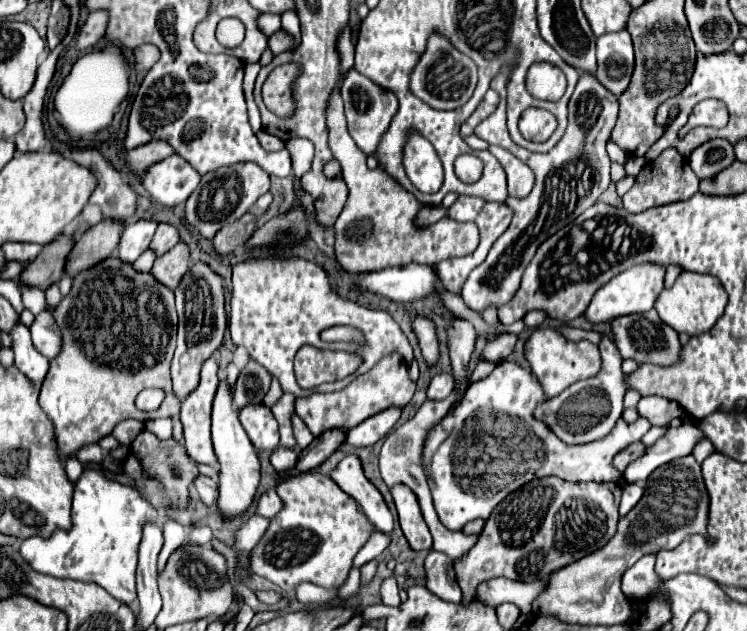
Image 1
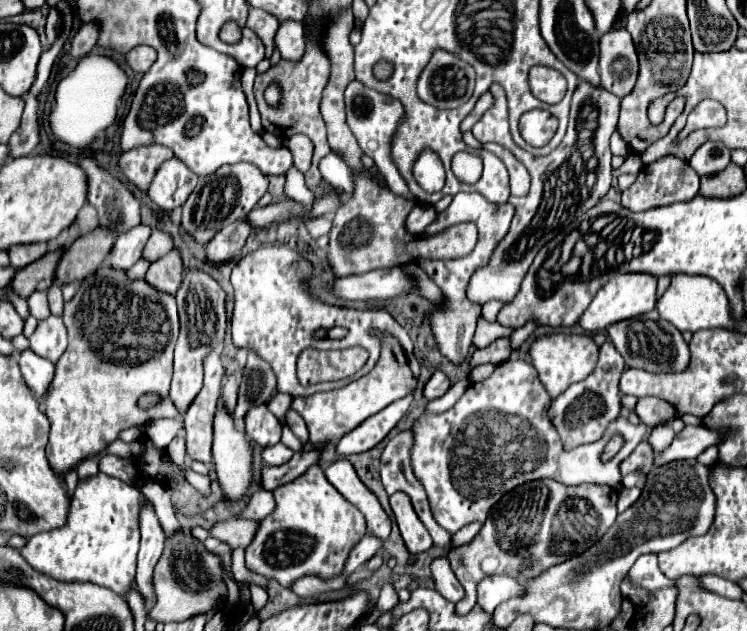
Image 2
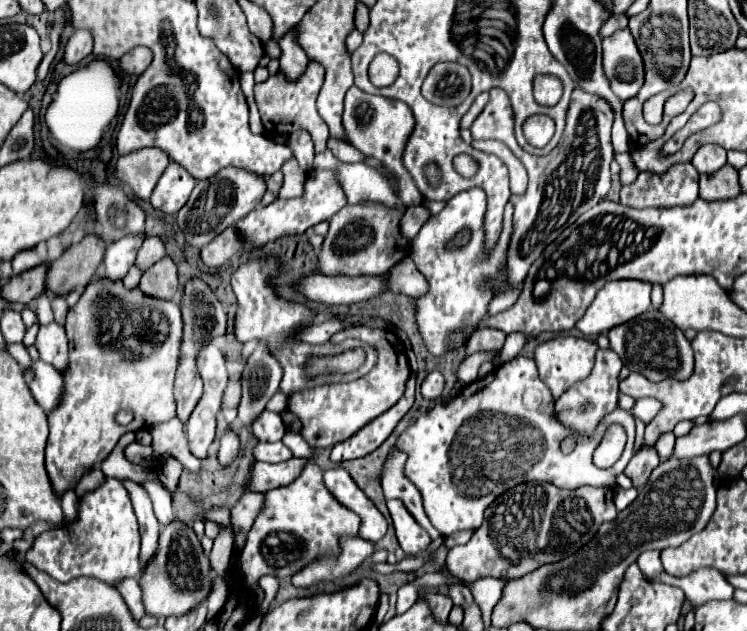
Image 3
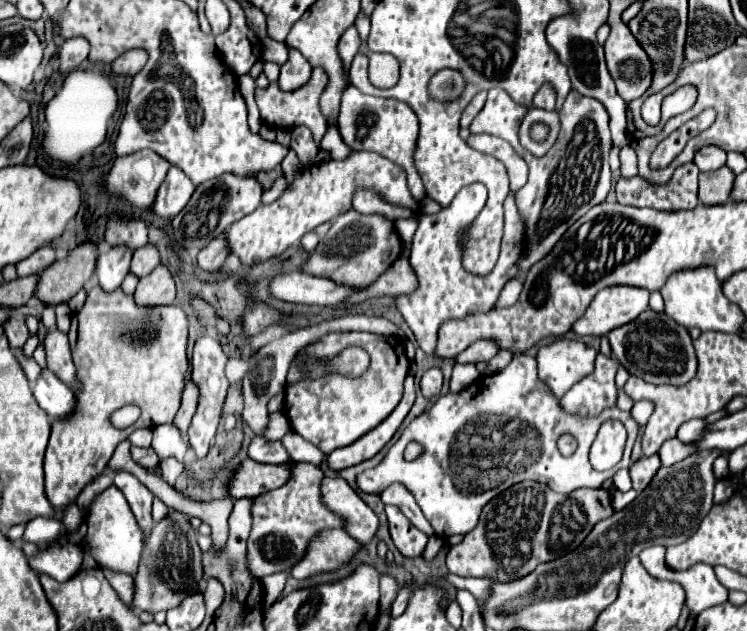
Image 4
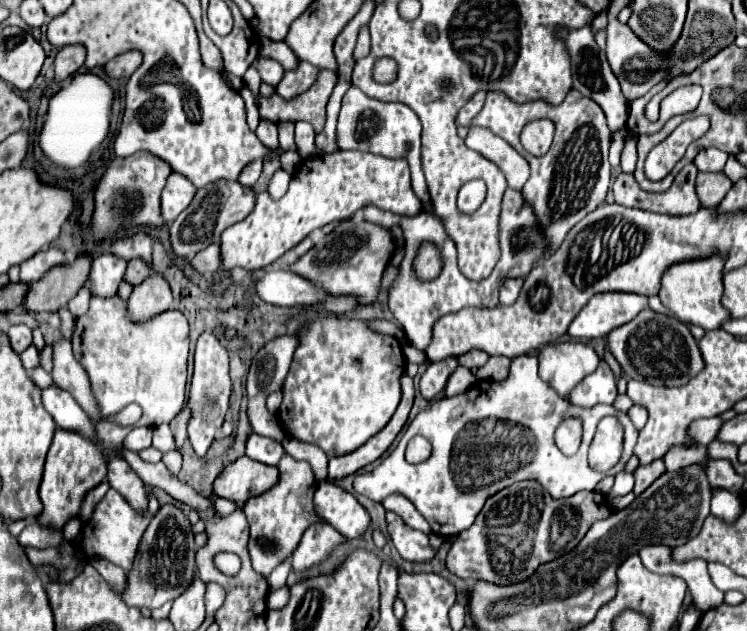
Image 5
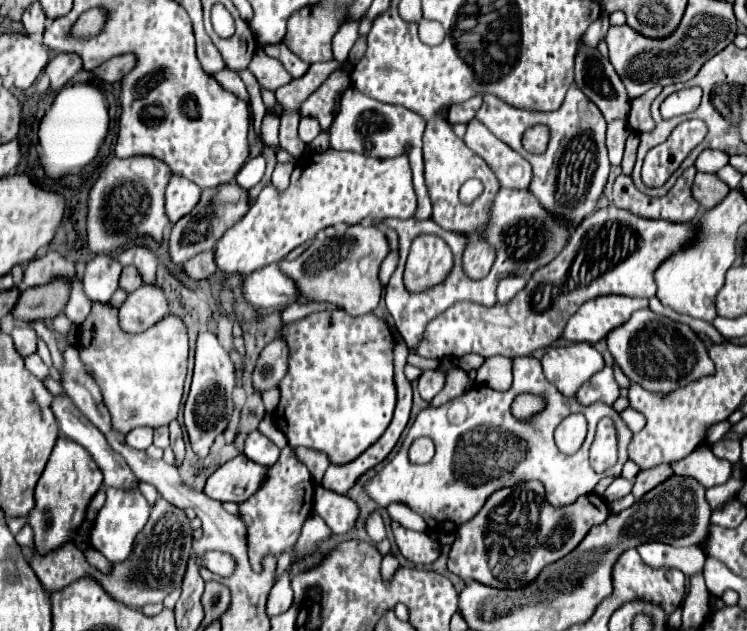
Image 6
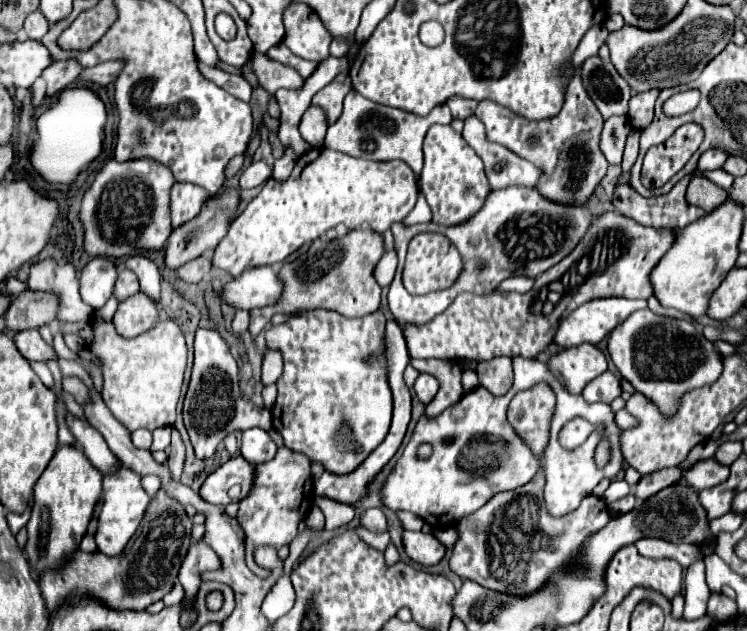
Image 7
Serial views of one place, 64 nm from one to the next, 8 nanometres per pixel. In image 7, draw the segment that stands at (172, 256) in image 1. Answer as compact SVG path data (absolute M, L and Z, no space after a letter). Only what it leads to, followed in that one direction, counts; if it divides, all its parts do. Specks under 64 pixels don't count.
M138 292L136 296L130 296L128 300L120 302L112 322L122 336L132 338L150 330L158 322L158 318L160 306L152 304L152 300L144 296L144 292Z

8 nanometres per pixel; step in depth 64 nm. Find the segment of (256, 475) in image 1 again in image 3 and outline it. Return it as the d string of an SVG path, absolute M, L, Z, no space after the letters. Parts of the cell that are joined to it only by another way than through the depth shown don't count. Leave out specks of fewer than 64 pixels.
M226 428L222 432L222 436L218 438L218 462L222 468L230 468L232 462L238 458L240 454L240 438L236 432L232 432L230 428Z

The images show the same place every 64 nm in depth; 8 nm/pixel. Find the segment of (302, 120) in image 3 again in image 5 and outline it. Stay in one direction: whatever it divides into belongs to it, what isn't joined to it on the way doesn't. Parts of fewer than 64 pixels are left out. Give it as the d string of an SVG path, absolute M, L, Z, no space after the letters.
M320 70L320 76L316 78L316 84L300 96L294 96L290 100L284 100L274 92L272 96L258 94L258 106L260 106L260 118L270 120L274 124L278 122L298 122L304 120L312 124L314 132L320 134L324 130L326 122L326 102L332 94L332 88L338 82L338 74L330 70Z

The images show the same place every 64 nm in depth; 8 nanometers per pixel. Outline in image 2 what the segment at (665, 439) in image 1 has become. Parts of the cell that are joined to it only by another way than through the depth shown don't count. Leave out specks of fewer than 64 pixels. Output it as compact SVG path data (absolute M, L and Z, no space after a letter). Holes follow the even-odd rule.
M684 426L682 432L674 436L674 442L658 452L656 466L668 464L672 460L686 460L686 458L696 458L704 448L718 444L722 434L716 430L708 430L704 426ZM630 472L626 474L621 480L622 486L632 488L632 486L642 486L646 482L646 474L644 472Z

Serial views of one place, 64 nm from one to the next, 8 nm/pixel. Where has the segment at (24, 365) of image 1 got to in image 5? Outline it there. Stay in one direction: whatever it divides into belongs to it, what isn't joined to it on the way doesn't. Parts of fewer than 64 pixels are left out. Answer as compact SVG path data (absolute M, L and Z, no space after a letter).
M52 384L48 388L42 388L40 396L46 412L54 418L56 426L66 430L76 430L88 438L94 436L92 420L84 416L84 410L80 408L80 404L76 404L76 400L72 400L72 396L68 396L68 392Z

